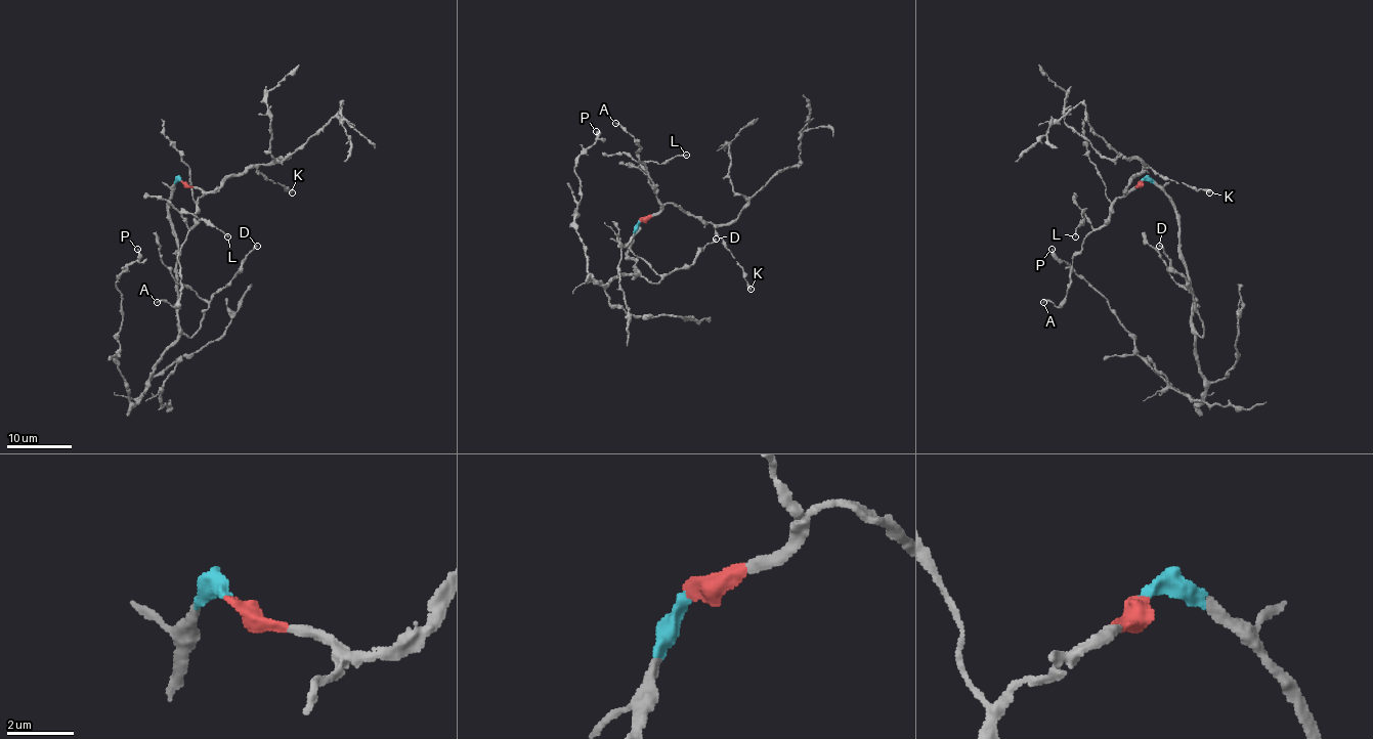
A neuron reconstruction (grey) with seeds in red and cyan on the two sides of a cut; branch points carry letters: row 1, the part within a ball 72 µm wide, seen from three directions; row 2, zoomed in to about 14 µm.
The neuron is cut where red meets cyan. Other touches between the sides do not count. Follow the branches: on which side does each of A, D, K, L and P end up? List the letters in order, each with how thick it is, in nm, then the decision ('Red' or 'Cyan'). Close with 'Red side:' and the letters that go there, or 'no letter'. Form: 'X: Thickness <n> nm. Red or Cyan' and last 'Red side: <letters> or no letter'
A: Thickness 160 nm. Red
D: Thickness 220 nm. Cyan
K: Thickness 320 nm. Red
L: Thickness 140 nm. Red
P: Thickness 240 nm. Cyan
Red side: A, K, L

